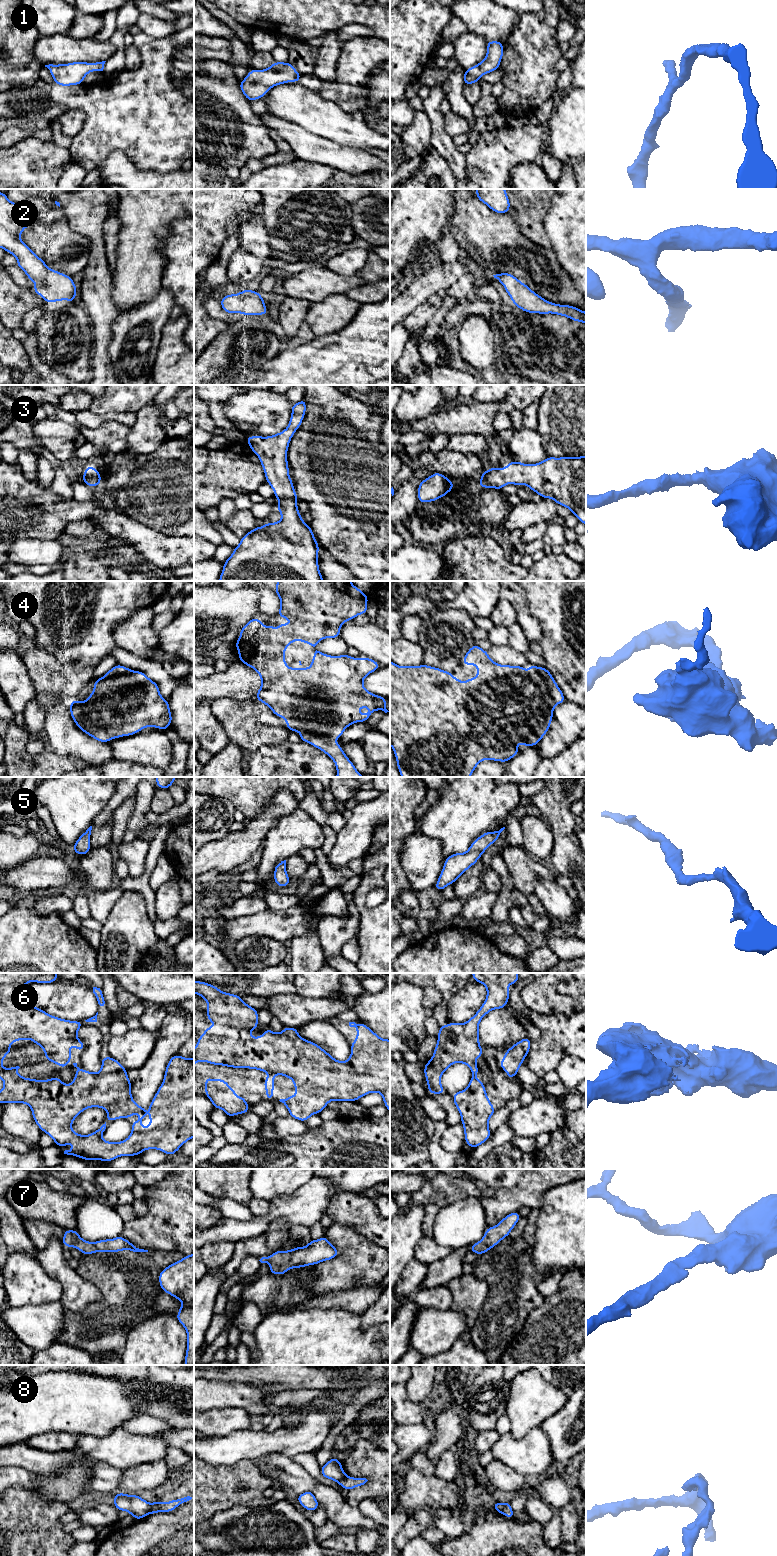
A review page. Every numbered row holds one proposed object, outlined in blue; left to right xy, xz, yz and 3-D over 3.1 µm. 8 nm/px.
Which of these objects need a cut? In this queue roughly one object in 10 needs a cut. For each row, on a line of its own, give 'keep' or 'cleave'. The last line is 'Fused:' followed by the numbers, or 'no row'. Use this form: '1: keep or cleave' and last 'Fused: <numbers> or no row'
1: keep
2: keep
3: keep
4: keep
5: keep
6: keep
7: keep
8: cleave
Fused: 8

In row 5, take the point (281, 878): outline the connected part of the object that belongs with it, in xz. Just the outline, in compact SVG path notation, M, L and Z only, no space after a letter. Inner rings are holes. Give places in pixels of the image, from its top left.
M286 860L279 862L274 868L274 882L279 887L285 887L290 884L290 877L286 872Z

